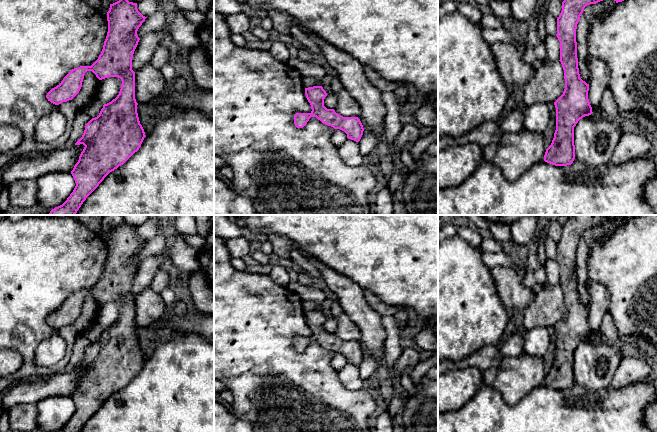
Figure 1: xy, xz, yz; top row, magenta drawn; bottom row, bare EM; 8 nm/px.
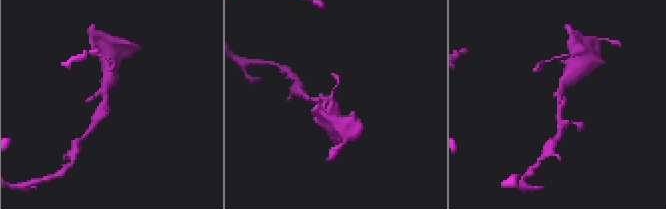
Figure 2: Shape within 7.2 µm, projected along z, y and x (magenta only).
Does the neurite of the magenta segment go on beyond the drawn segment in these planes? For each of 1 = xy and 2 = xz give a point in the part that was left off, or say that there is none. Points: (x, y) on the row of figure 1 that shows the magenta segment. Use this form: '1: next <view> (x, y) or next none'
1: next none
2: next none

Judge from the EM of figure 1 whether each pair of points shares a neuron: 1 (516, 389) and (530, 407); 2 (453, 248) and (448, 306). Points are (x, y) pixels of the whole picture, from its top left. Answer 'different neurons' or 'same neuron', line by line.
1: different neurons
2: same neuron

